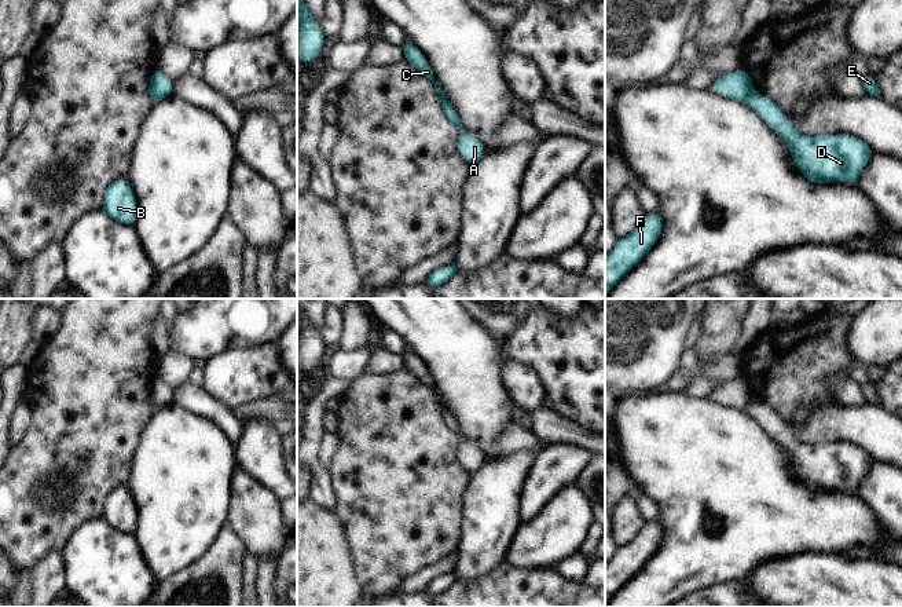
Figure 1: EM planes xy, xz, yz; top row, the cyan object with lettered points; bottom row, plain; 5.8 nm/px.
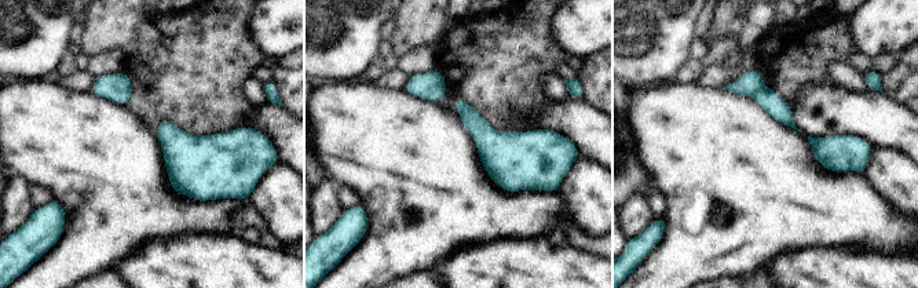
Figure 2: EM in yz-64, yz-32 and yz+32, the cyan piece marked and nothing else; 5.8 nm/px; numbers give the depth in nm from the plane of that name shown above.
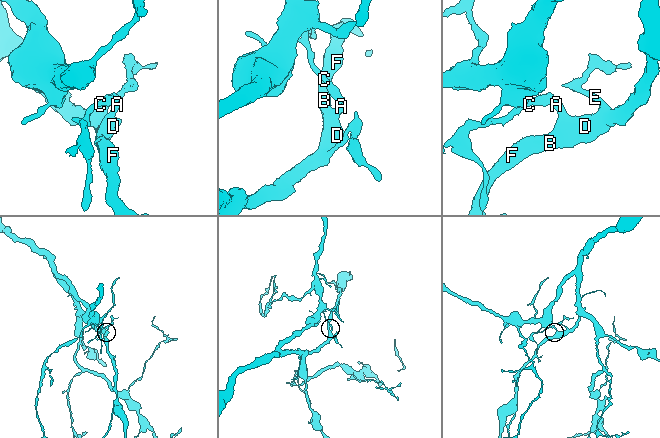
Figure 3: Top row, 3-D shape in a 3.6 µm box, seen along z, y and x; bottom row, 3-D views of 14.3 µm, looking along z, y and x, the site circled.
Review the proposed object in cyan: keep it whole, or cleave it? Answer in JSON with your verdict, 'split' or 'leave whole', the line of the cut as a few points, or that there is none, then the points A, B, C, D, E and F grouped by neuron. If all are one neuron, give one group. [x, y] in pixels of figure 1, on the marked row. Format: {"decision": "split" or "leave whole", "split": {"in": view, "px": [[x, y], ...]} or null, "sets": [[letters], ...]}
{"decision": "split", "split": {"in": "yz", "px": [[751, 91], [744, 101]]}, "sets": [["A", "B", "D", "E", "F"], ["C"]]}

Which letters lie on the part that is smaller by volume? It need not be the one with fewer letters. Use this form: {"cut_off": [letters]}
{"cut_off": ["C"]}

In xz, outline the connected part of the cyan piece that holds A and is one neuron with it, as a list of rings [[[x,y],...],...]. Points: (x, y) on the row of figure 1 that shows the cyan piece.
[[[461,131],[456,150],[472,167],[487,156],[484,145],[474,135],[465,131]]]

